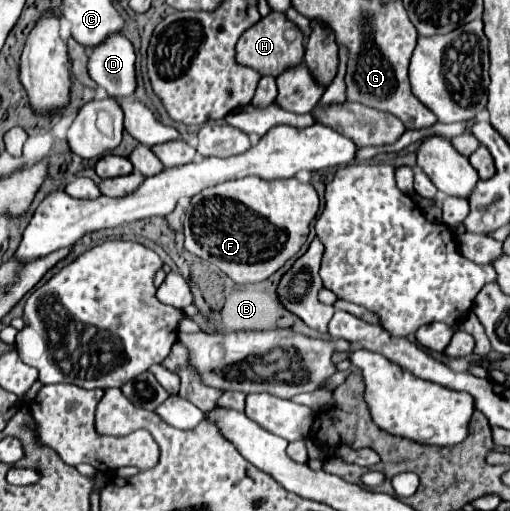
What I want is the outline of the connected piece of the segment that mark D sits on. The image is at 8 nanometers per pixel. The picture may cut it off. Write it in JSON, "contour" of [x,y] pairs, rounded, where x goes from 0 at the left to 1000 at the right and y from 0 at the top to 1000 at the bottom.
{"contour":[[[218,67],[198,90],[175,102],[175,149],[190,160],[190,168],[206,172],[206,180],[229,196],[249,196],[265,176],[265,102],[261,86],[241,67]]]}

